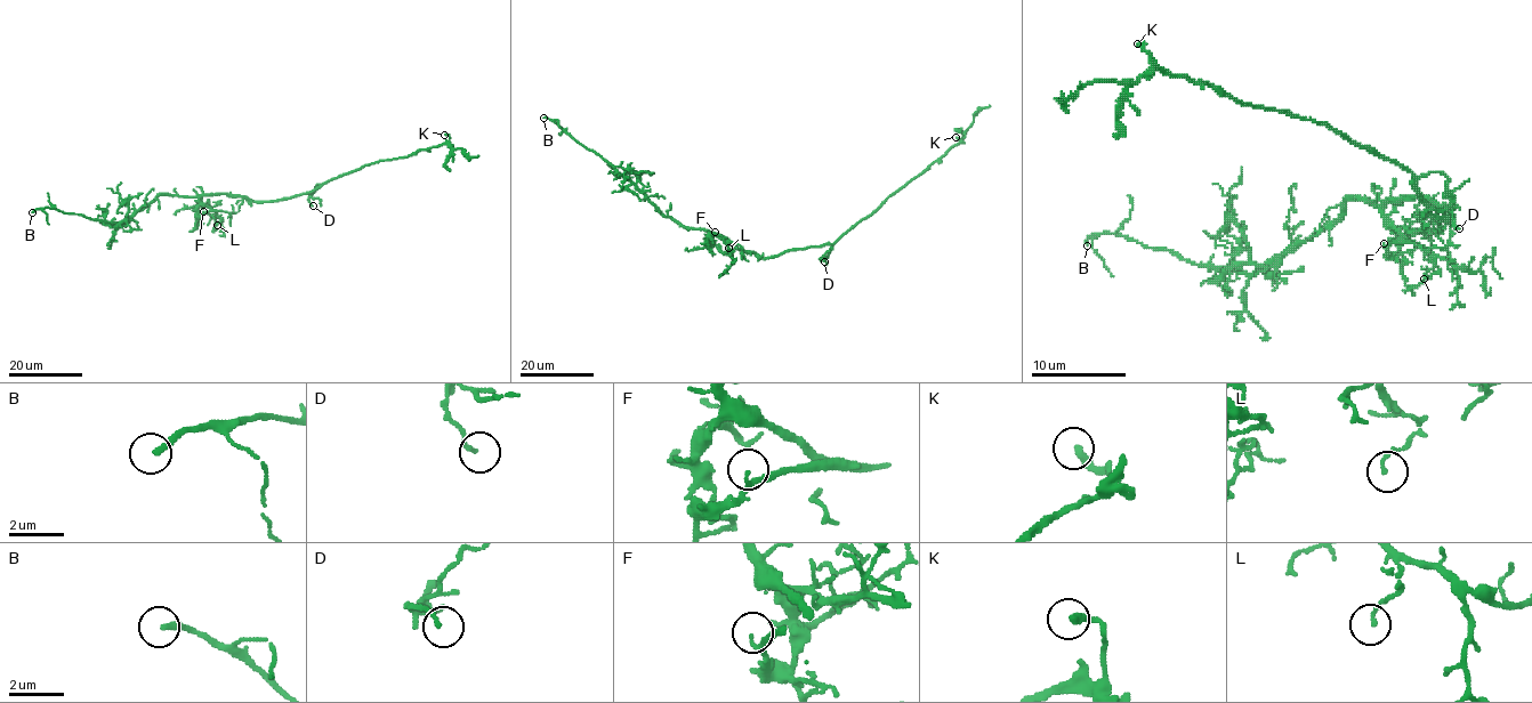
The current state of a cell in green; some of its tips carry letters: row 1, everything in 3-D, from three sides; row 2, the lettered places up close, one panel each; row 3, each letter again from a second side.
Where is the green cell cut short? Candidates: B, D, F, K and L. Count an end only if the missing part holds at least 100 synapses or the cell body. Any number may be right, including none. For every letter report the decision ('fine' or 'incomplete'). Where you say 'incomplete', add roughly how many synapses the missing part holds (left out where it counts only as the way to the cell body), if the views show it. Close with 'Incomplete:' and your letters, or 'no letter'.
B: incomplete
D: fine
F: fine
K: fine
L: fine
Incomplete: B

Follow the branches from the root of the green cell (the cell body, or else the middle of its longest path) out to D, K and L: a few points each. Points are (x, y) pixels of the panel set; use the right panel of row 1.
D: (1448, 217), (1436, 217), (1421, 202), (1414, 186), (1421, 177), (1438, 171), (1448, 179), (1452, 221), (1459, 228)
K: (1448, 217), (1421, 202), (1405, 167), (1324, 124), (1172, 77), (1137, 43)
L: (1448, 217), (1430, 198), (1393, 198), (1384, 210), (1410, 241), (1434, 257), (1434, 266), (1424, 279)

